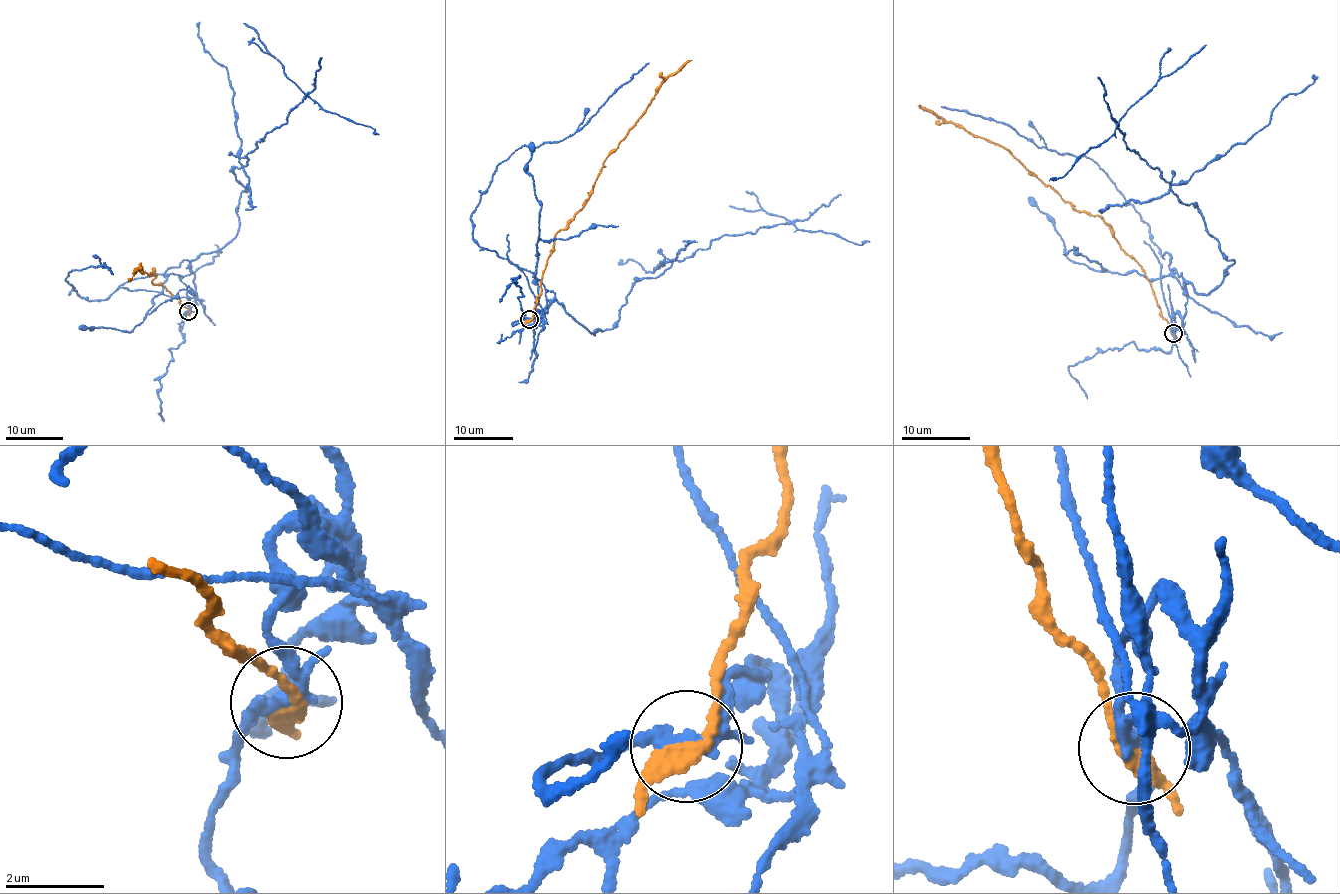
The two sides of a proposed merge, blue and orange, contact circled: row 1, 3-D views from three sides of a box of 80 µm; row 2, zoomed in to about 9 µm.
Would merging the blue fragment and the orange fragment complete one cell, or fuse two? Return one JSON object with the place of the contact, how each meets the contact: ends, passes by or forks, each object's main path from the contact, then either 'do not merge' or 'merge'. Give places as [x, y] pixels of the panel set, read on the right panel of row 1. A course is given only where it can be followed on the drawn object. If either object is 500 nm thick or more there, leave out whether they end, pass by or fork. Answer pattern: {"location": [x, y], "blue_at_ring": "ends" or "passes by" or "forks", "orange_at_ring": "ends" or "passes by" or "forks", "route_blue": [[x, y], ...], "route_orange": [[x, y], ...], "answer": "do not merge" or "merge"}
{"location": [1173, 333], "blue_at_ring": "forks", "orange_at_ring": "passes by", "route_blue": [[1173, 333], [1184, 283], [1205, 294], [1234, 261], [1119, 124], [1206, 45]], "route_orange": [[1173, 333], [1152, 285], [1103, 219], [1067, 202], [1010, 150], [918, 105]], "answer": "do not merge"}

